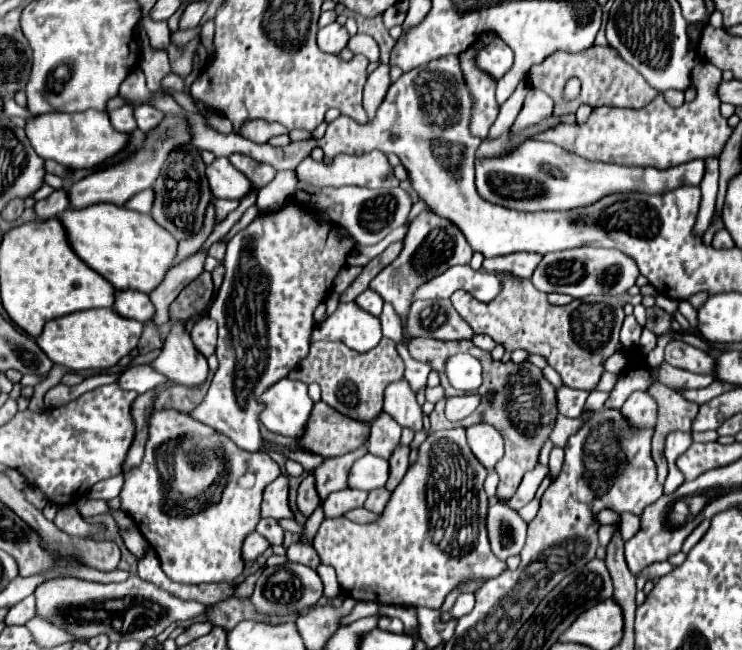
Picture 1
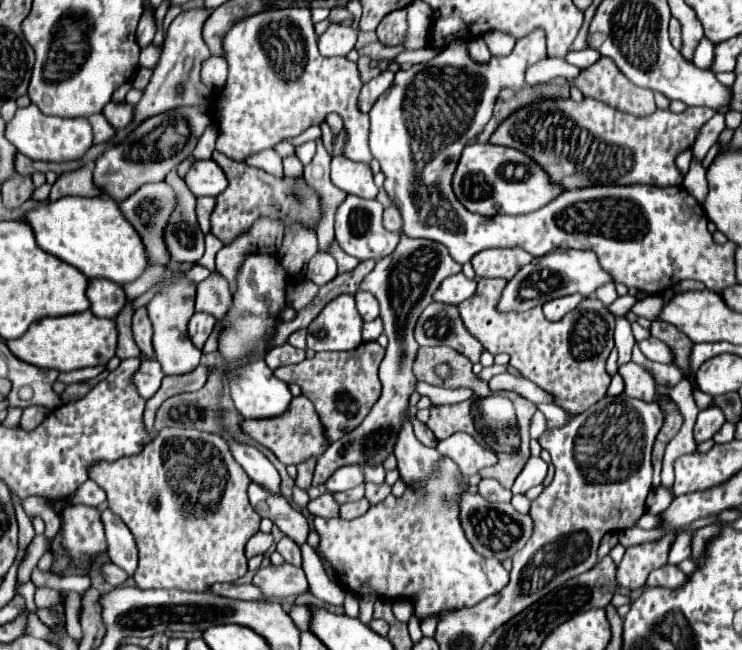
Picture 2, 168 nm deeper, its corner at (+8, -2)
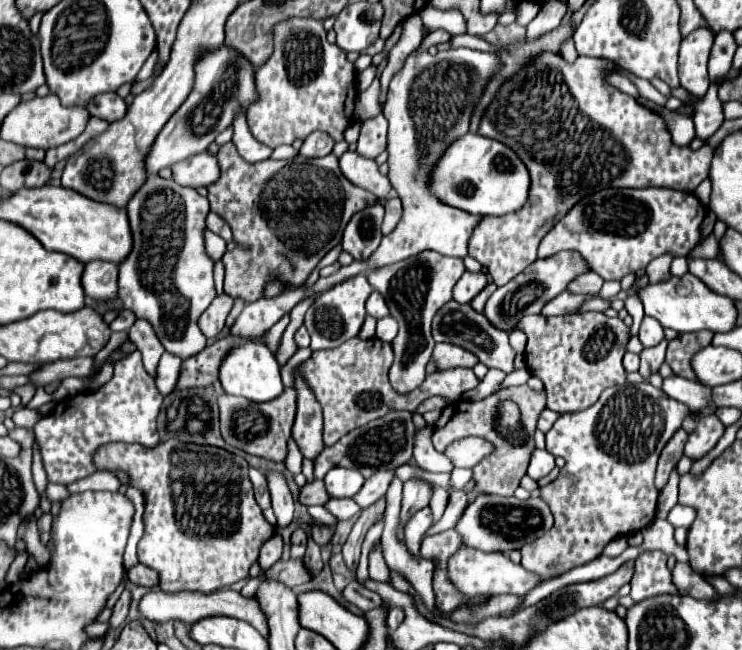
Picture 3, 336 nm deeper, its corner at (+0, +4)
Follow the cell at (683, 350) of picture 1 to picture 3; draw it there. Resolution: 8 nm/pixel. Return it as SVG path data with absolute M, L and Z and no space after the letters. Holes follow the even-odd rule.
M644 317L638 337L640 337L644 347L654 347L654 345L658 345L664 339L664 327L656 319Z

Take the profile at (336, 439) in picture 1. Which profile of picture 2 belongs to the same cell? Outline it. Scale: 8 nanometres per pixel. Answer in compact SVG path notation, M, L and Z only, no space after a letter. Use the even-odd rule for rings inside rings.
M304 395L292 399L292 407L288 409L288 415L280 415L282 419L256 419L256 421L244 421L244 431L258 441L260 445L268 447L284 465L298 465L304 463L310 457L320 457L328 449L328 437L324 431L324 425L312 405L312 401Z

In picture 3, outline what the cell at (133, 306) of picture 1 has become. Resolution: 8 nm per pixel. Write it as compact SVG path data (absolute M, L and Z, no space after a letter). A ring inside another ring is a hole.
M90 261L84 265L82 287L88 297L108 299L118 295L116 285L116 265L110 261Z

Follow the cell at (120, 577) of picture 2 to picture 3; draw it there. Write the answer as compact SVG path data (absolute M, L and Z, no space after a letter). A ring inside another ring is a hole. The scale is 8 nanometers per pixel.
M138 563L132 569L128 569L128 581L134 585L144 585L144 587L152 589L152 587L158 587L158 573L152 571L150 567Z

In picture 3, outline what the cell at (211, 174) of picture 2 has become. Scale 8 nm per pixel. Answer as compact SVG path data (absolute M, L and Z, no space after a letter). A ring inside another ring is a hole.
M208 151L192 155L172 165L170 169L172 169L172 179L184 187L208 187L220 175L216 157L210 155Z

